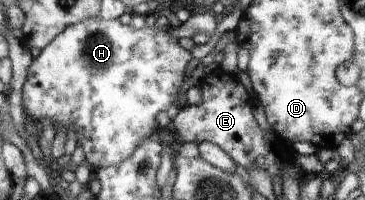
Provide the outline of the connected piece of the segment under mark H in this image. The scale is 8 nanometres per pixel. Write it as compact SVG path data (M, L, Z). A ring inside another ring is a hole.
M100 17L69 26L32 60L22 85L20 103L27 117L37 123L40 119L50 120L56 132L73 127L78 144L83 149L84 162L96 169L117 166L133 157L146 137L156 129L156 115L160 111L170 112L170 105L178 99L178 89L184 81L184 69L192 59L174 37L170 41L166 30L157 28L156 37L152 27L144 26L144 29L136 30L119 19L106 21Z

